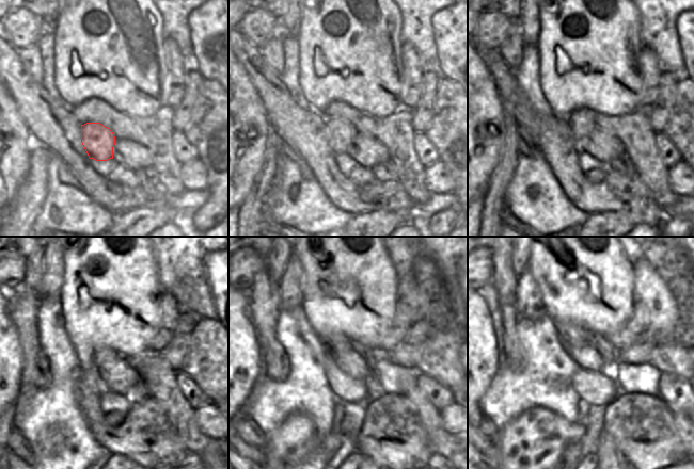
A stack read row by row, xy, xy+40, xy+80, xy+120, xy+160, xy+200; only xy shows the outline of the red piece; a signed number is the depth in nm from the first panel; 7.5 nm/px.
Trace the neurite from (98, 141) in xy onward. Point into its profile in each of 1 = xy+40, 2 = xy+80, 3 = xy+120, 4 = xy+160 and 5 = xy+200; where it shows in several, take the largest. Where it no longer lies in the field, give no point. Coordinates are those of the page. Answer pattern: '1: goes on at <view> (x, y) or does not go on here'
1: goes on at xy+40 (341, 133)
2: goes on at xy+80 (581, 123)
3: goes on at xy+120 (104, 356)
4: goes on at xy+160 (335, 344)
5: goes on at xy+200 (571, 336)

